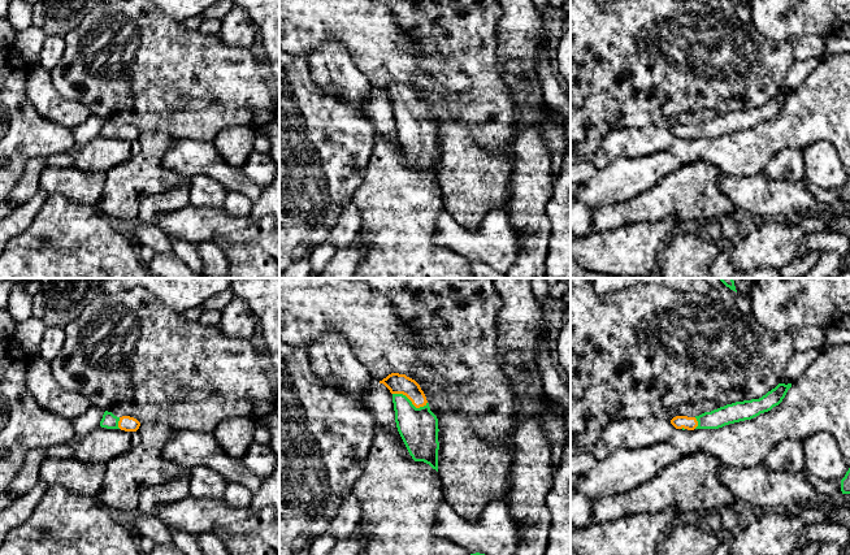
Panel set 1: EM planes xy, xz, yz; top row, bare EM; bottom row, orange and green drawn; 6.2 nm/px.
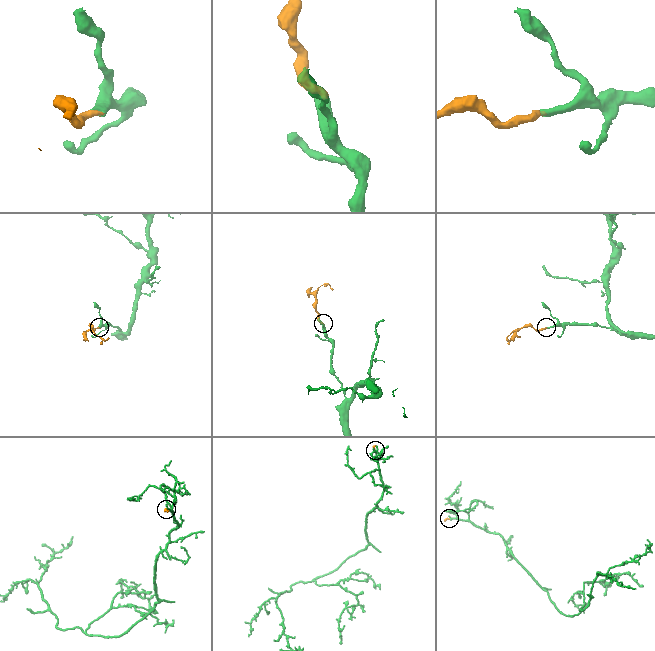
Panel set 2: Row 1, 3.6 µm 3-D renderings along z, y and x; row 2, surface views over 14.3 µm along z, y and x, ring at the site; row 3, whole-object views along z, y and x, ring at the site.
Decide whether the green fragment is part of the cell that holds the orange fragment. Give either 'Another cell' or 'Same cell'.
Same cell

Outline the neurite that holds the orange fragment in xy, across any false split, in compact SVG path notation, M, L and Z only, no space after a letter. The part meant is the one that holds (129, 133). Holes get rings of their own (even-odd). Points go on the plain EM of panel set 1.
M105 120L100 130L101 136L107 138L121 138L125 140L136 140L140 131L130 125L117 126L112 121Z

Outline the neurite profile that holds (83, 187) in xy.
M47 166L39 177L39 188L48 195L60 194L79 204L97 205L104 191L104 173L86 173L77 166Z

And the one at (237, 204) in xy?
M227 191L224 209L233 217L246 217L251 213L252 201L240 192Z

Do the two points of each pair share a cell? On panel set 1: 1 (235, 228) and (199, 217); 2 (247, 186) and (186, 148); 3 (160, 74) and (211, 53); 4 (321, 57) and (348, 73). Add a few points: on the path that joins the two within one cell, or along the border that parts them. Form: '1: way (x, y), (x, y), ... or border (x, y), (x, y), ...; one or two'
1: way (226, 228), (208, 224); one
2: way (231, 178), (202, 157); one
3: way (173, 74), (190, 74), (198, 66); one
4: way (328, 63), (342, 68); one

